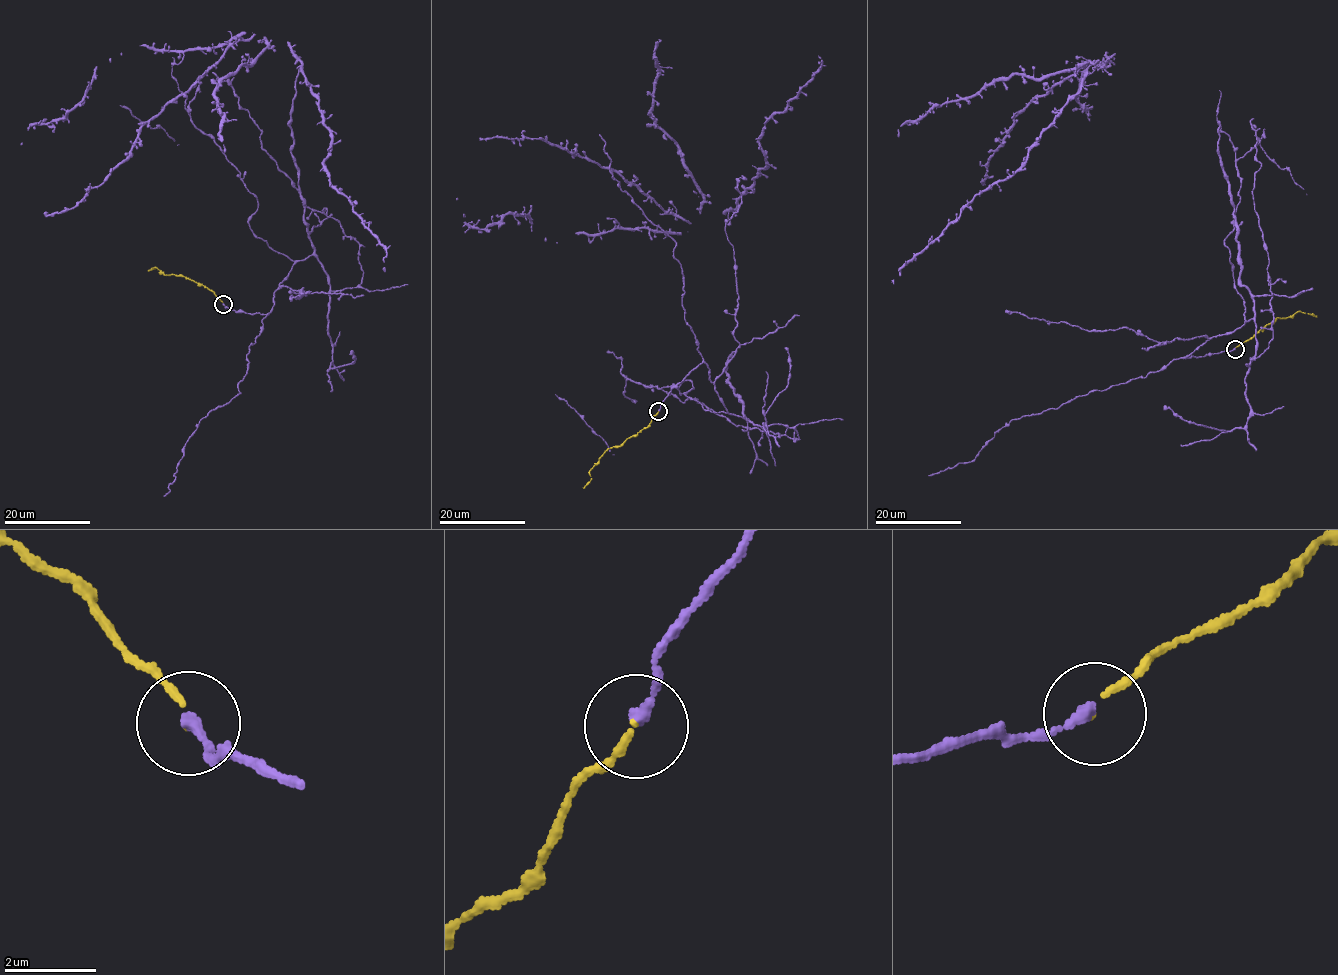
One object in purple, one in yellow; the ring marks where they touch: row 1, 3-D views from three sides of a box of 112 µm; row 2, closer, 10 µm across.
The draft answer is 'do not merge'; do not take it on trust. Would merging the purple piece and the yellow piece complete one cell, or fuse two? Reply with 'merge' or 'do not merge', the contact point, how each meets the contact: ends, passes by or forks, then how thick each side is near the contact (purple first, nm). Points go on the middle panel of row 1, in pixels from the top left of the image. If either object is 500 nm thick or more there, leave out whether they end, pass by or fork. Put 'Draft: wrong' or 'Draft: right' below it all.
merge; at (658, 411); purple ends there; yellow ends there; 240 nm thick on the purple side, 100 nm on the other
Draft: wrong

